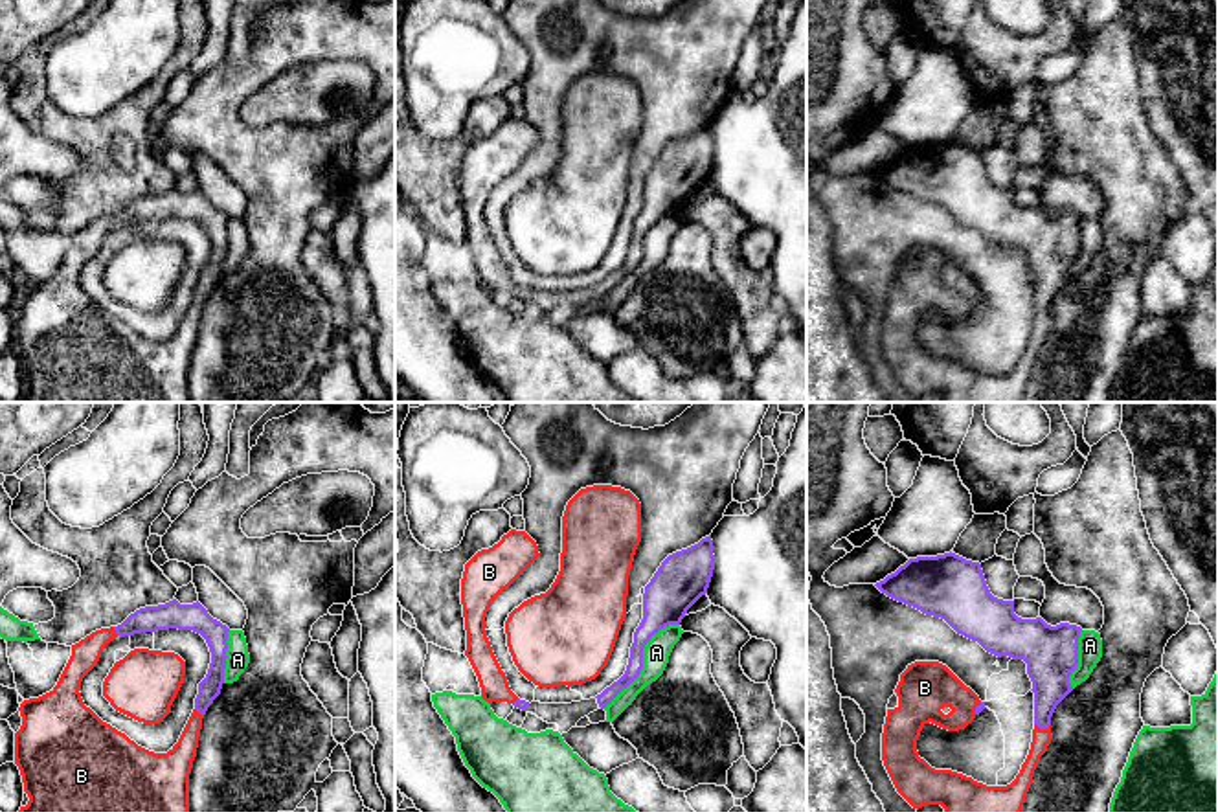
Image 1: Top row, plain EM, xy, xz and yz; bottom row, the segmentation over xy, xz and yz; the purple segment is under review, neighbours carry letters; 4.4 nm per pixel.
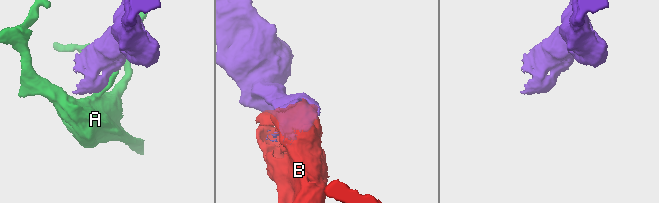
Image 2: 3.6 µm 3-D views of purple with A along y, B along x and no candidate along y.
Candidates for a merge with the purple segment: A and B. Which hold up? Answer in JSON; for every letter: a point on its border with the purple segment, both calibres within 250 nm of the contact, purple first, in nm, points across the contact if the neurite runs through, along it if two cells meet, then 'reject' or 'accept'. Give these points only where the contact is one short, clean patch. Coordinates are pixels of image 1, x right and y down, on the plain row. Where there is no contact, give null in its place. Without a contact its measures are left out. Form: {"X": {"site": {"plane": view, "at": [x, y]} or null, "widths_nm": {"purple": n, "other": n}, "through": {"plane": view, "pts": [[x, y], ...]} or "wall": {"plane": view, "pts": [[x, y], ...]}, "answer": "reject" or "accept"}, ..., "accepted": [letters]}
{"A": {"site": {"plane": "xz", "at": [642, 248]}, "widths_nm": {"purple": 170, "other": 120}, "answer": "reject"}, "B": {"site": {"plane": "yz", "at": [1042, 316]}, "widths_nm": {"purple": 180, "other": 80}, "answer": "accept"}, "accepted": ["B"]}

